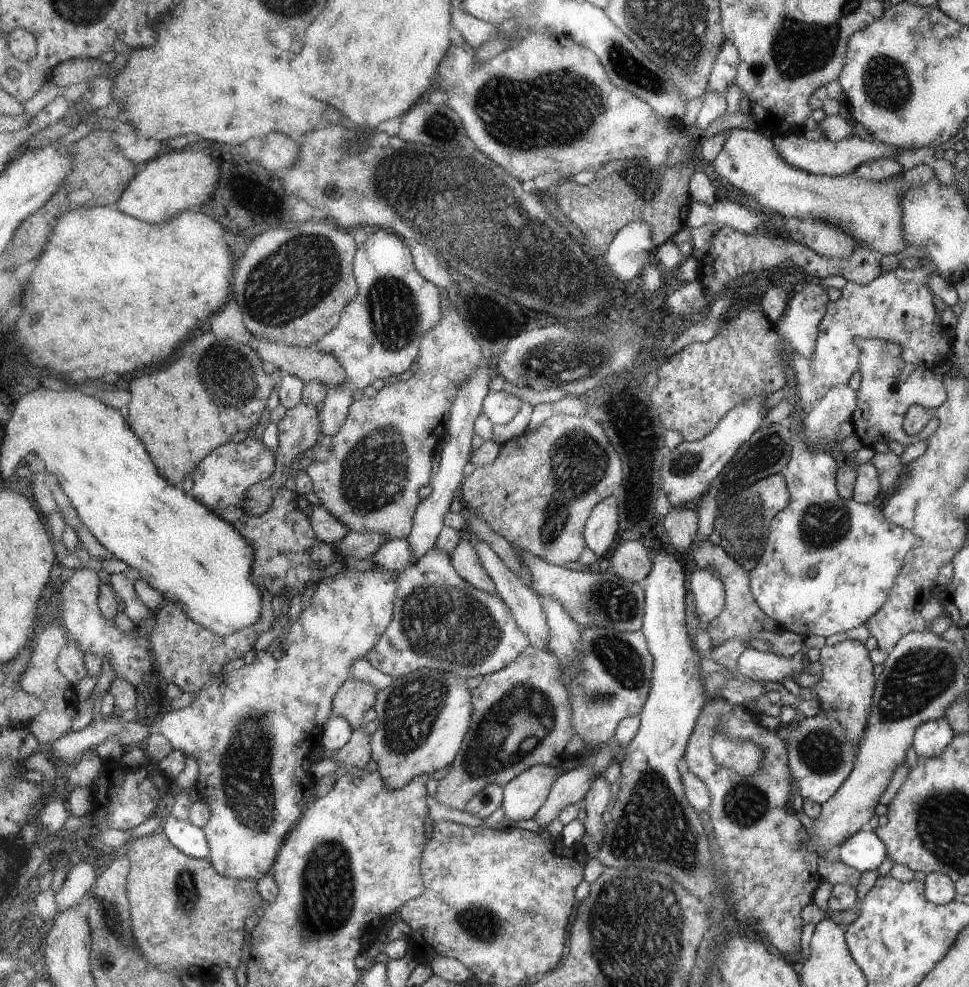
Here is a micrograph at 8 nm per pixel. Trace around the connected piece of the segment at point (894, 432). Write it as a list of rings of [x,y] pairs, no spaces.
[[[859,340],[857,362],[861,379],[859,388],[856,390],[857,404],[850,423],[854,428],[854,435],[861,444],[872,448],[877,442],[888,443],[894,440],[906,447],[920,440],[927,440],[939,426],[937,418],[931,418],[919,433],[911,436],[903,431],[901,424],[903,424],[903,415],[907,408],[913,404],[932,409],[943,404],[946,394],[940,378],[922,365],[903,362],[901,348],[889,340]]]

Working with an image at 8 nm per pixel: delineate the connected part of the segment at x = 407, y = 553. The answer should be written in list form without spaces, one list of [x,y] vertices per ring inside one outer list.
[[[407,539],[391,540],[383,544],[374,556],[375,566],[381,570],[403,570],[412,567],[418,560],[415,560],[415,554],[409,546]]]

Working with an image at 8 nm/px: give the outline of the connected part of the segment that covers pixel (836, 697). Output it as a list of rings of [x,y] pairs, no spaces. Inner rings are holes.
[[[854,637],[833,646],[824,645],[812,654],[821,664],[821,671],[818,682],[811,690],[817,697],[821,713],[835,720],[837,724],[843,724],[845,740],[855,748],[855,753],[863,734],[863,728],[867,724],[867,706],[871,704],[871,694],[876,680],[873,674],[873,664],[869,661],[867,653],[864,642]]]

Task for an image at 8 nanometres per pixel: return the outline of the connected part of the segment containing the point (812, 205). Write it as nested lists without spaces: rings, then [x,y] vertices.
[[[731,128],[727,132],[729,134],[723,142],[723,148],[712,160],[713,170],[731,186],[752,196],[764,212],[773,212],[783,218],[835,224],[877,256],[897,254],[906,247],[903,232],[899,228],[899,200],[907,188],[925,184],[927,180],[934,178],[933,170],[928,165],[916,165],[902,171],[895,183],[891,180],[888,182],[887,179],[868,181],[855,176],[841,178],[807,174],[779,160],[779,154],[775,152],[767,132],[739,128]]]

